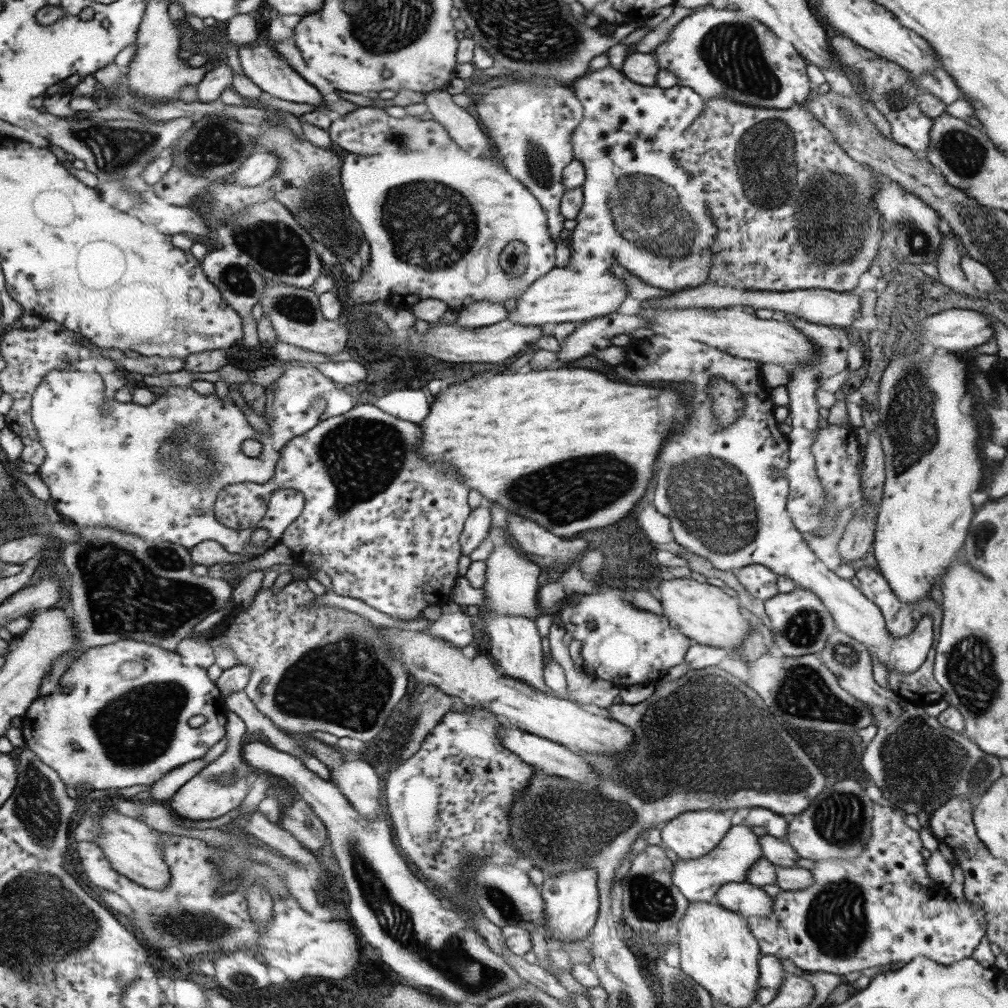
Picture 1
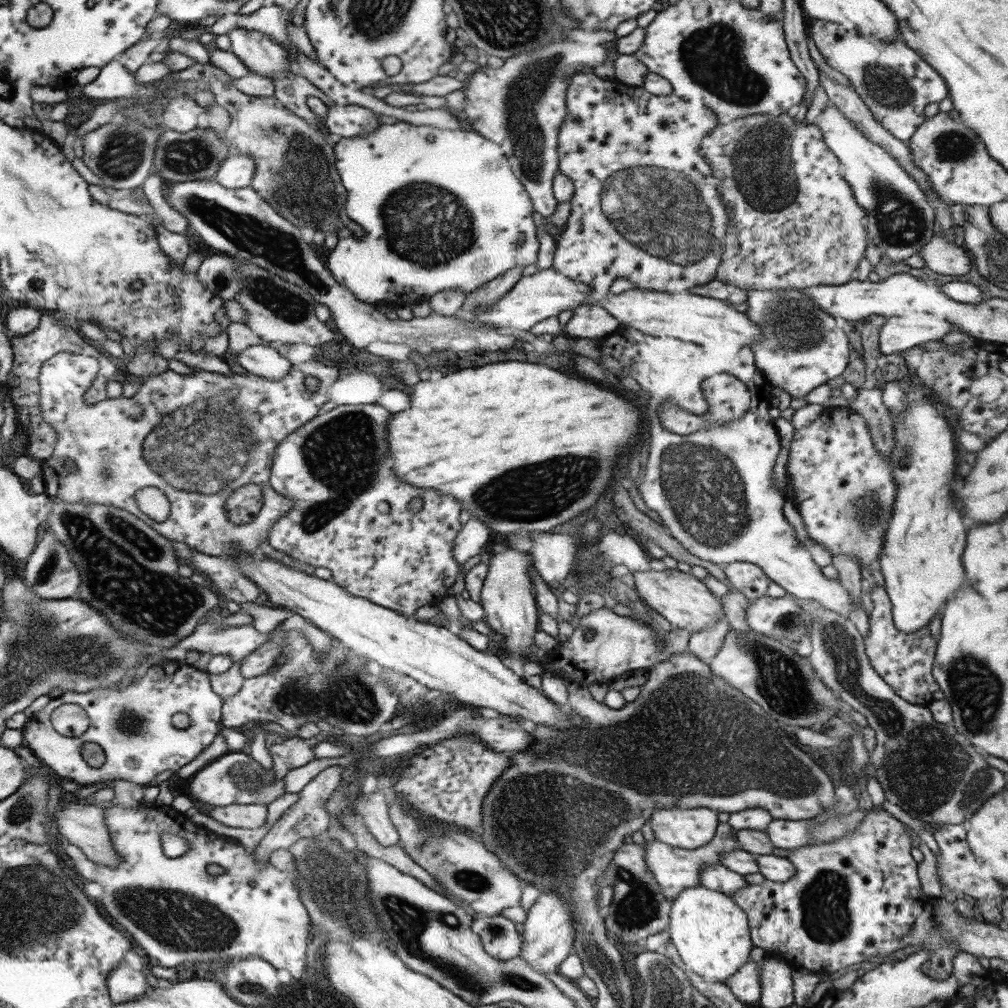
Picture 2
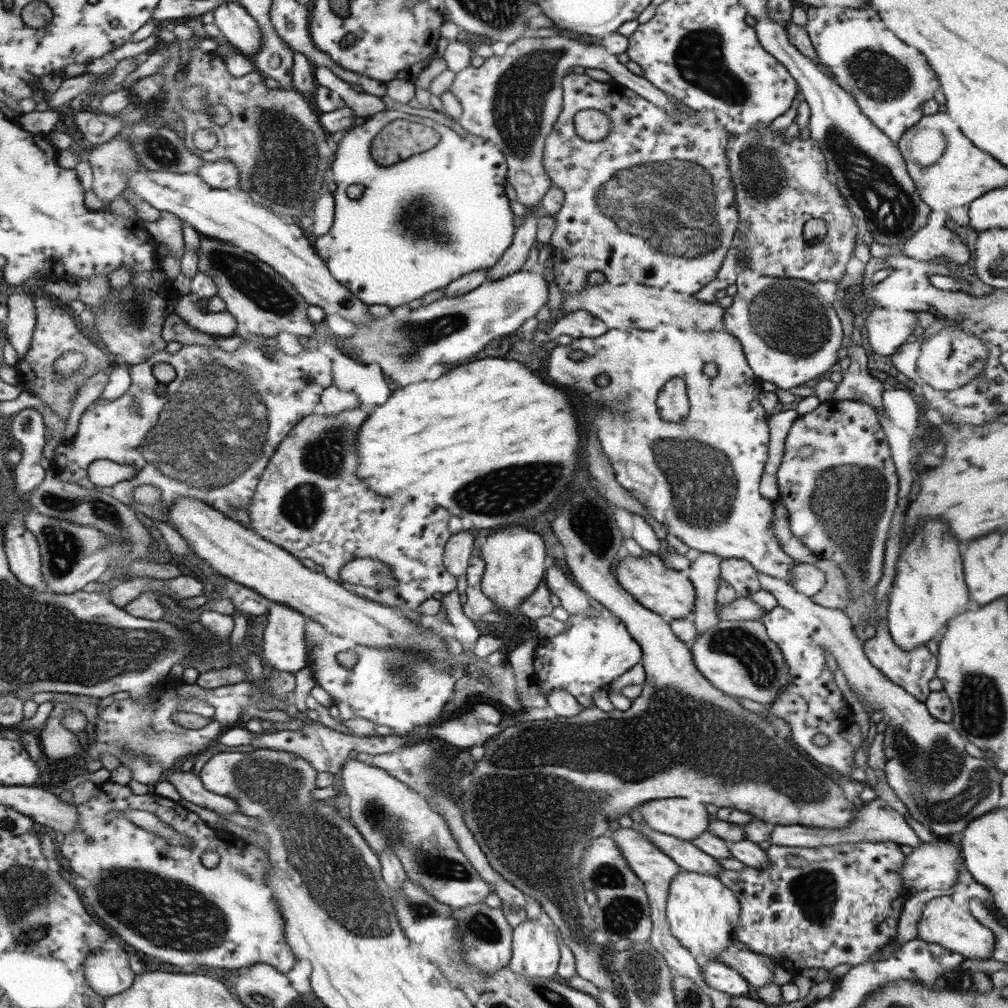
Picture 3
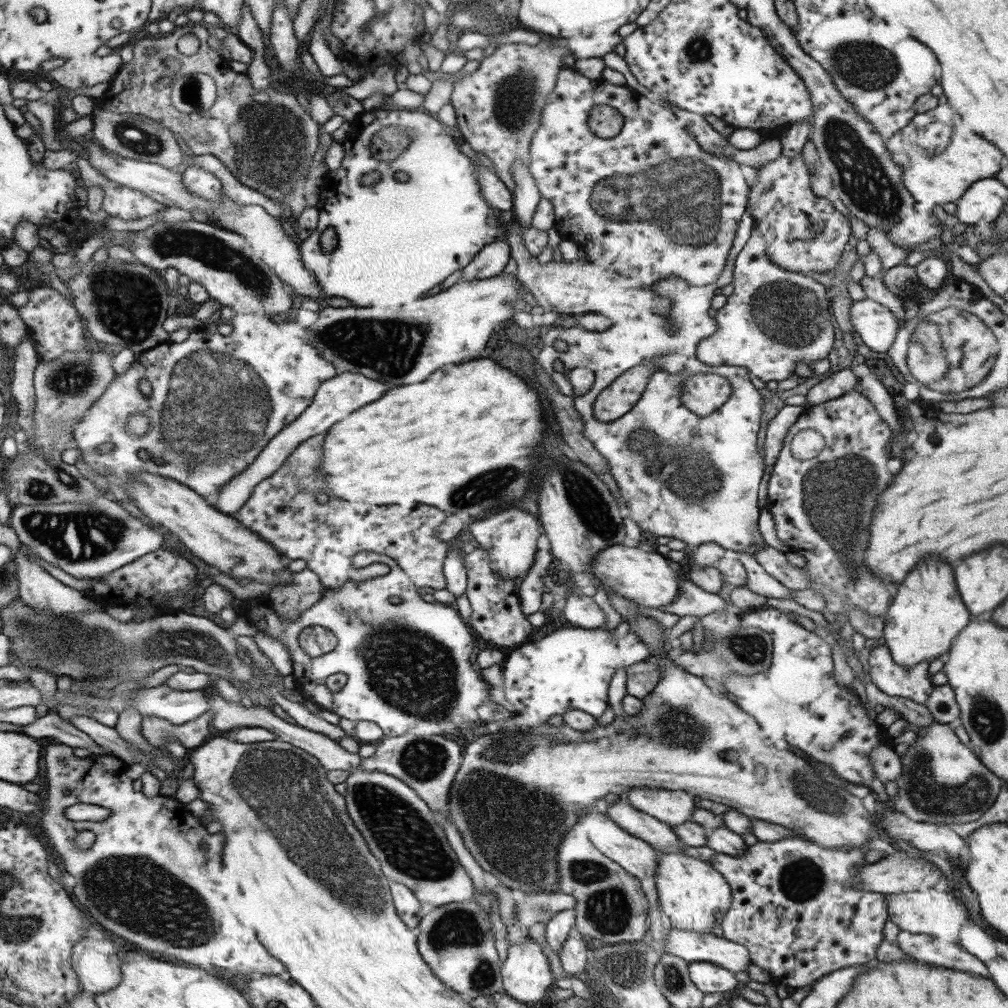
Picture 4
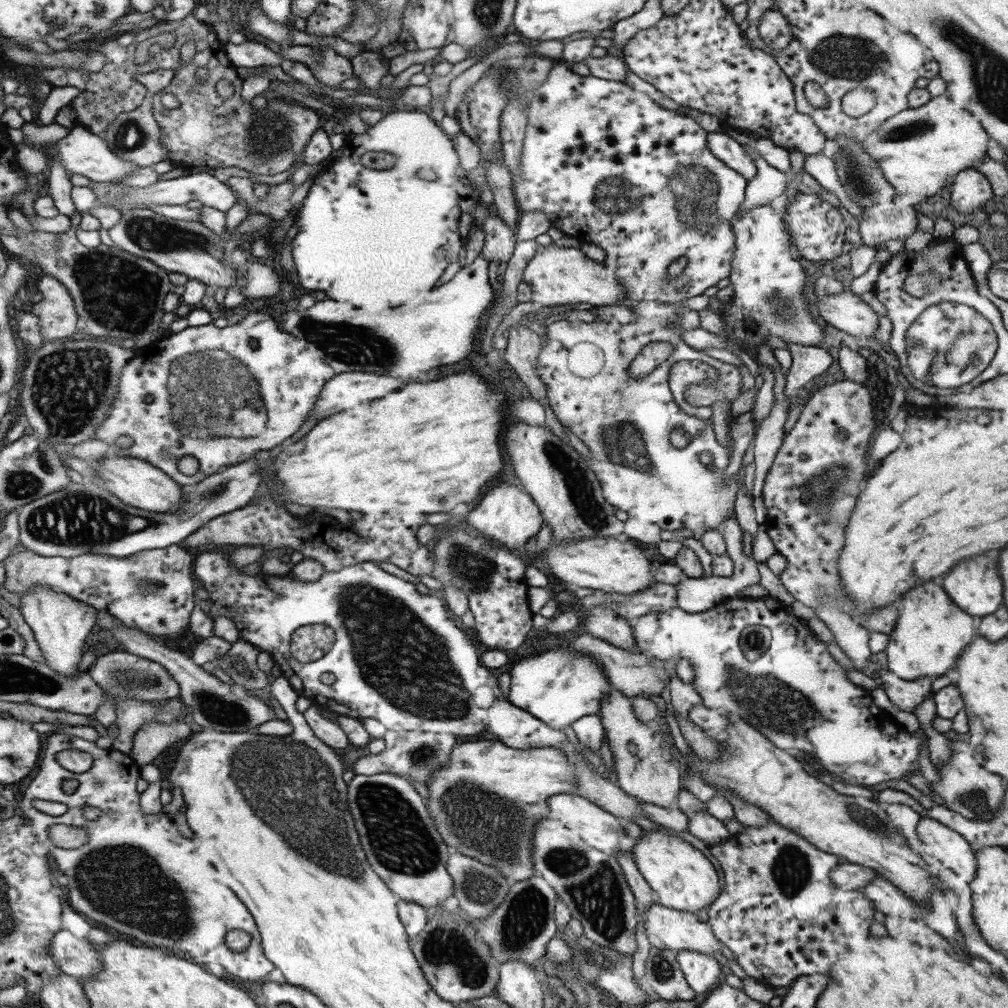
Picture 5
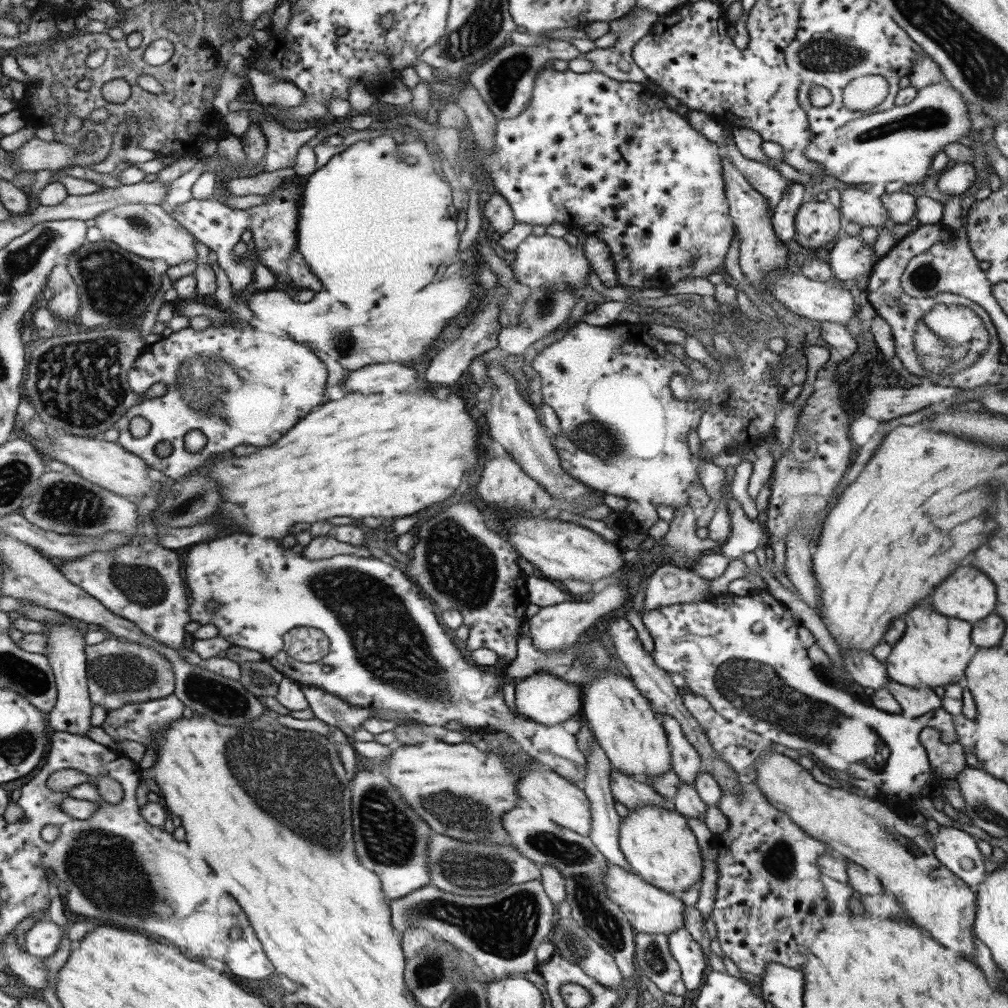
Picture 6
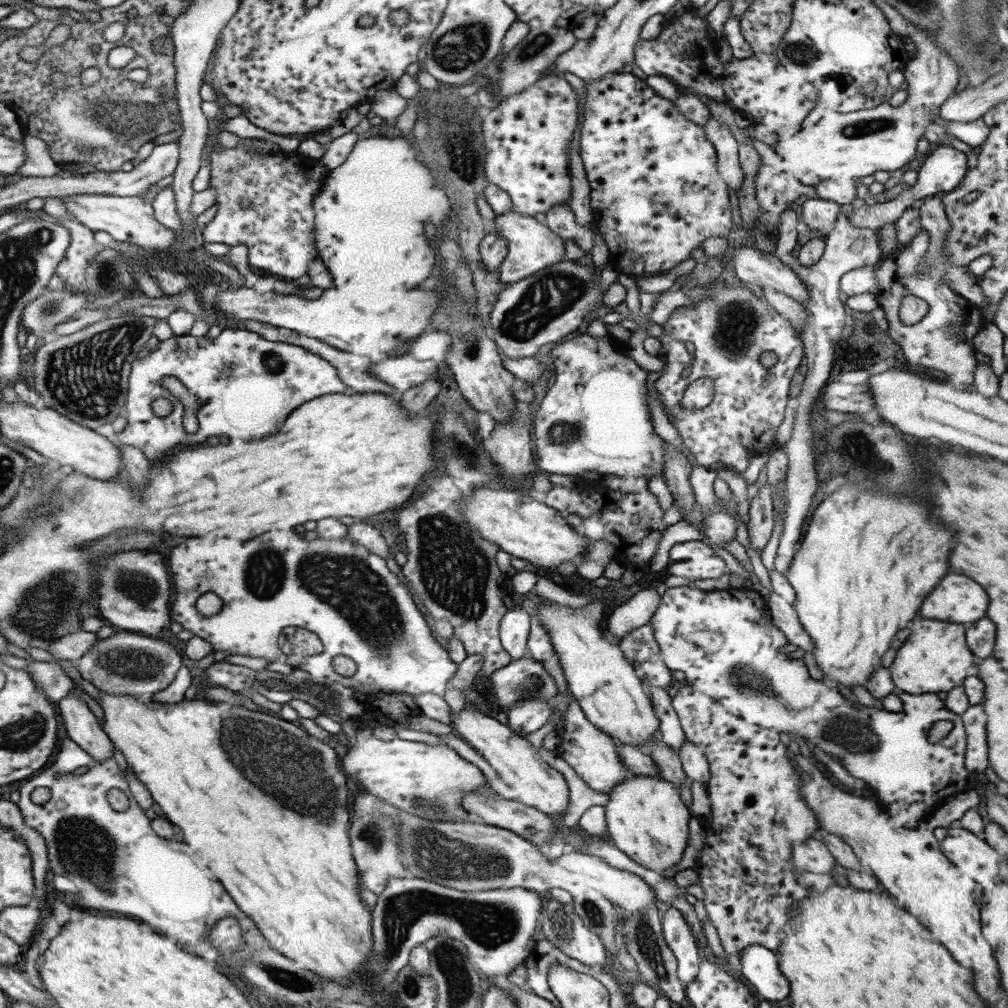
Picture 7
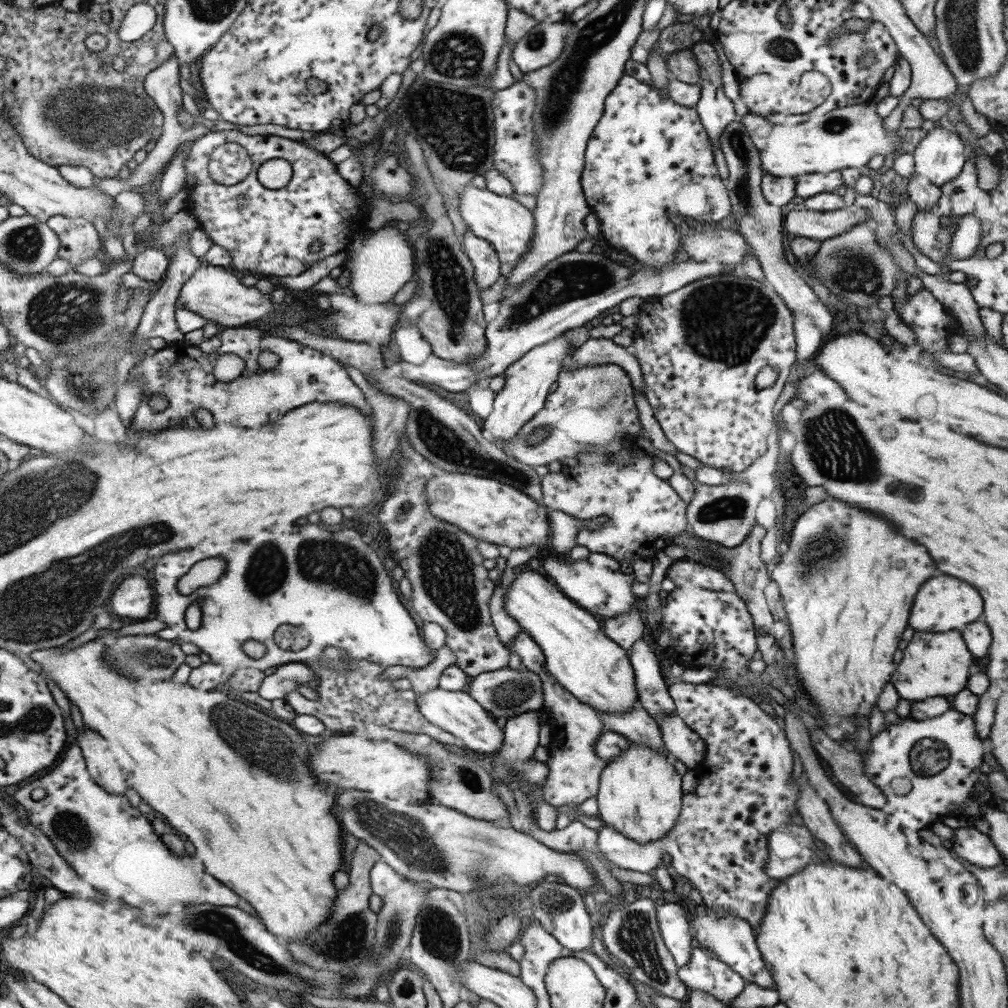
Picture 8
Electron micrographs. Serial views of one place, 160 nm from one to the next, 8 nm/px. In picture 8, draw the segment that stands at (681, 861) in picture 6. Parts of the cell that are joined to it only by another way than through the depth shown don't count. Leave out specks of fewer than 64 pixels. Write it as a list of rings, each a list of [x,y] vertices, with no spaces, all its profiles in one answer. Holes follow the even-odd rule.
[[[628,741],[627,748],[599,773],[596,795],[598,818],[639,844],[649,844],[674,827],[681,806],[680,776],[671,758],[643,743]]]

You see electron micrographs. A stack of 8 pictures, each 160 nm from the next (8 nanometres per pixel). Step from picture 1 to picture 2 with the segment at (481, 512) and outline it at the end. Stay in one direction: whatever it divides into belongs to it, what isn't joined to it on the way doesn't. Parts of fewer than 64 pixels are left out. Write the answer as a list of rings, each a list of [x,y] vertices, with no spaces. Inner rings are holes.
[[[470,517],[457,531],[452,546],[452,557],[455,562],[462,565],[469,558],[473,558],[487,548],[491,542],[491,531],[484,522]]]

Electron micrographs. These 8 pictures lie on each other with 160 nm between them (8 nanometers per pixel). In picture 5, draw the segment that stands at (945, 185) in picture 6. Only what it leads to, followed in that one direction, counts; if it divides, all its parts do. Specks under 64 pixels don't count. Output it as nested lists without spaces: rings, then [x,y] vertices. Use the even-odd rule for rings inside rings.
[[[974,168],[962,170],[950,185],[949,204],[965,216],[971,214],[980,218],[982,206],[994,196],[988,180]]]

